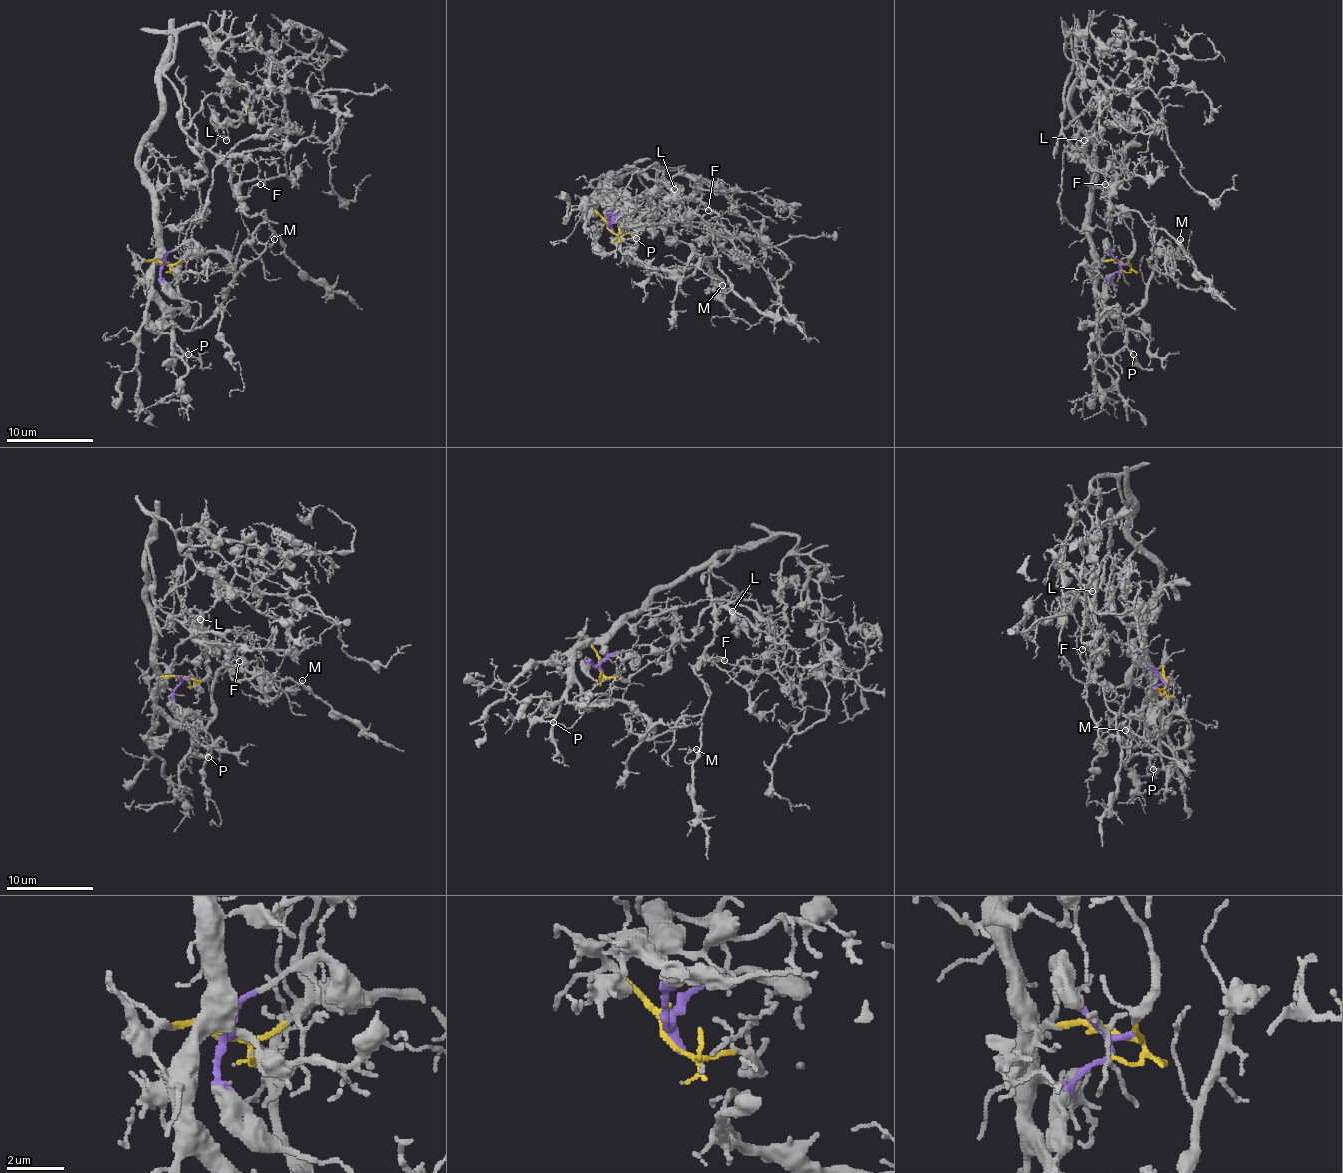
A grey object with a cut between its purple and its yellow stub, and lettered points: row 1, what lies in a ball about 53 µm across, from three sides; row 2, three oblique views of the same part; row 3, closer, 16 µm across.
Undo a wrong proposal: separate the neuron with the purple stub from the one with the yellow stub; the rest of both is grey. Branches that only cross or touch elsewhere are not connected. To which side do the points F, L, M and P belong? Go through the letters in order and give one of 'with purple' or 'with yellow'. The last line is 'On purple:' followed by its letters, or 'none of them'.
F: with yellow
L: with yellow
M: with yellow
P: with purple
On purple: P

